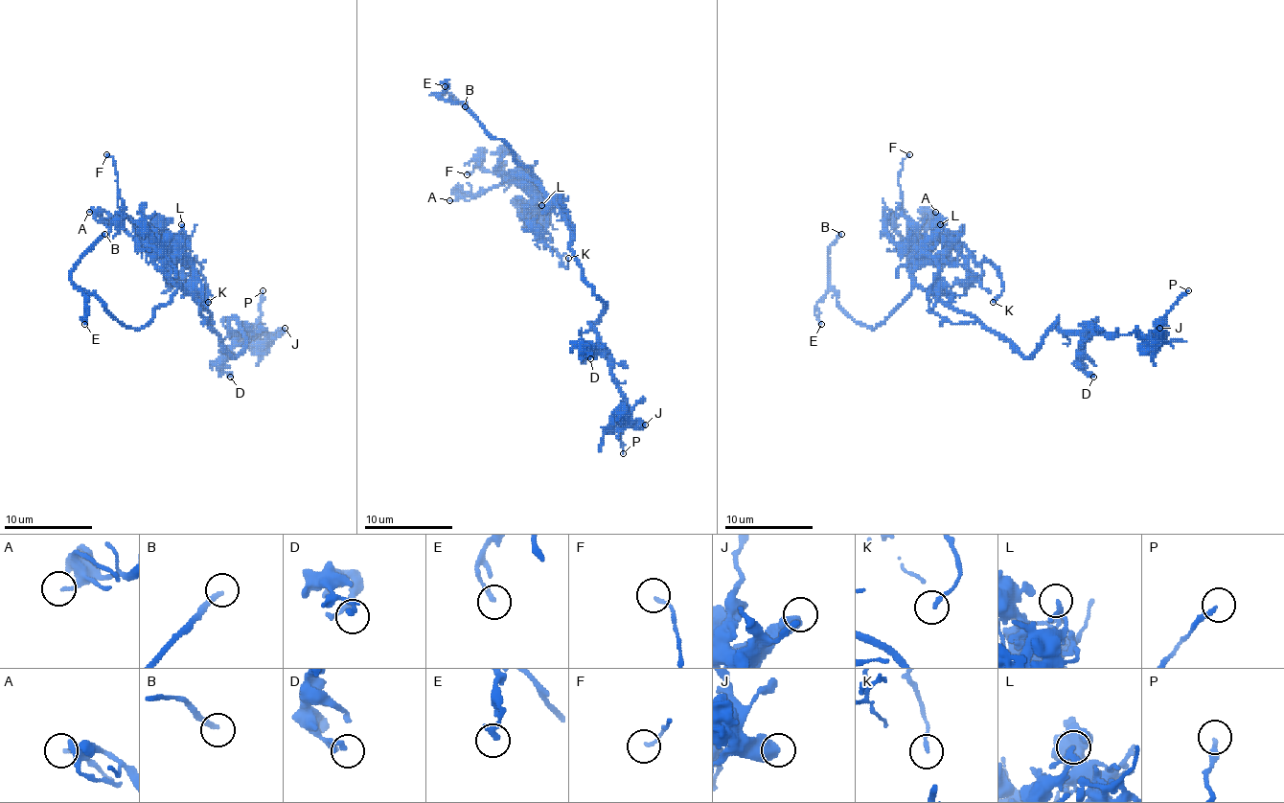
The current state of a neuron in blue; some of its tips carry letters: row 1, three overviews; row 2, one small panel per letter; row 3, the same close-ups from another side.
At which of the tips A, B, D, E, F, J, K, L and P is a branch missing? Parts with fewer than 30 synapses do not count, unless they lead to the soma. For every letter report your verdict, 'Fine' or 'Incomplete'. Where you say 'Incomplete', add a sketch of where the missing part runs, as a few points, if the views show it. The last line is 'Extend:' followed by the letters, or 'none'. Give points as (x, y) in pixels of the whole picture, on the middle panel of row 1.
A: Fine
B: Incomplete. Course of what is missing: (465, 106), (497, 117), (487, 119), (491, 127), (531, 149), (563, 141), (575, 100), (541, 81), (531, 103)
D: Fine
E: Fine
F: Fine
J: Fine
K: Fine
L: Fine
P: Fine
Extend: B

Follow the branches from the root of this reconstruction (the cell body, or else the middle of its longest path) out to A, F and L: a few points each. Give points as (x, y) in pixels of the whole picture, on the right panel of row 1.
A: (973, 317), (944, 306), (913, 280), (913, 242), (922, 236), (931, 212), (935, 212)
F: (973, 317), (944, 306), (913, 280), (913, 234), (903, 209), (903, 192), (898, 183), (898, 172), (909, 154)
L: (973, 317), (953, 310), (940, 297), (938, 262), (927, 251), (927, 242), (940, 224)

